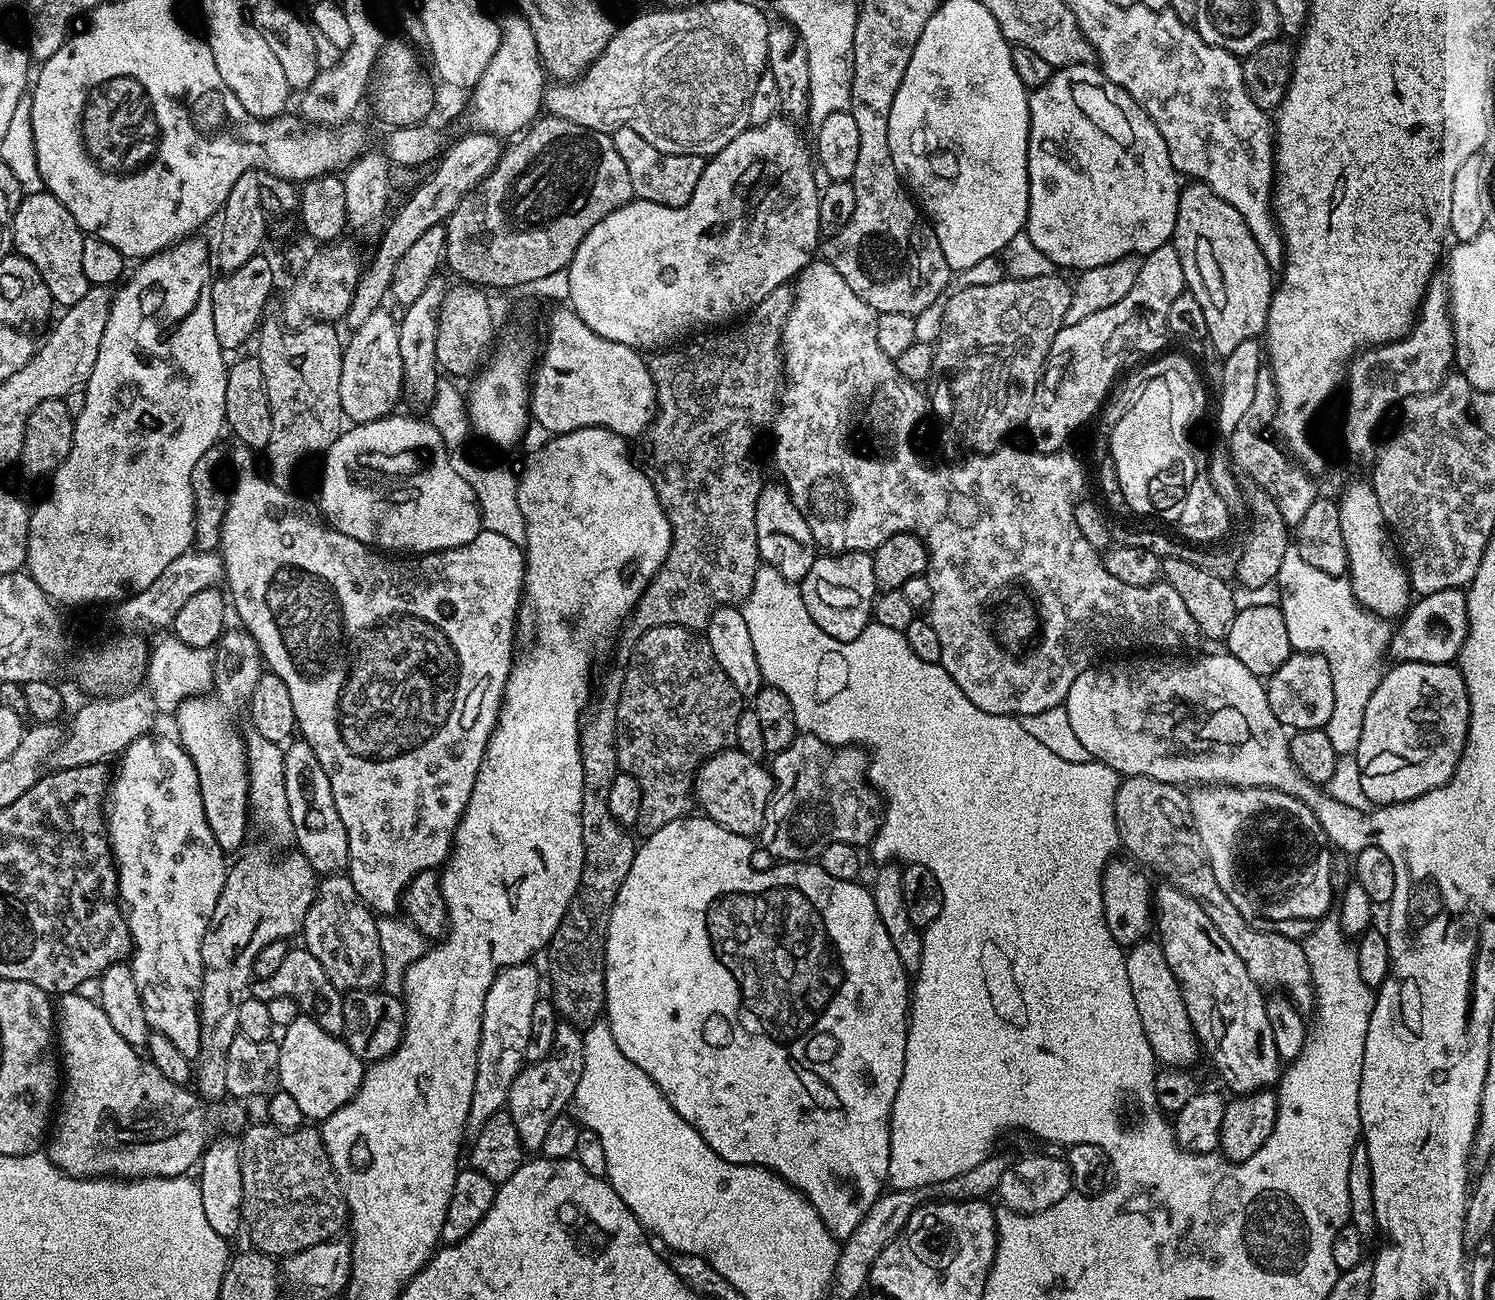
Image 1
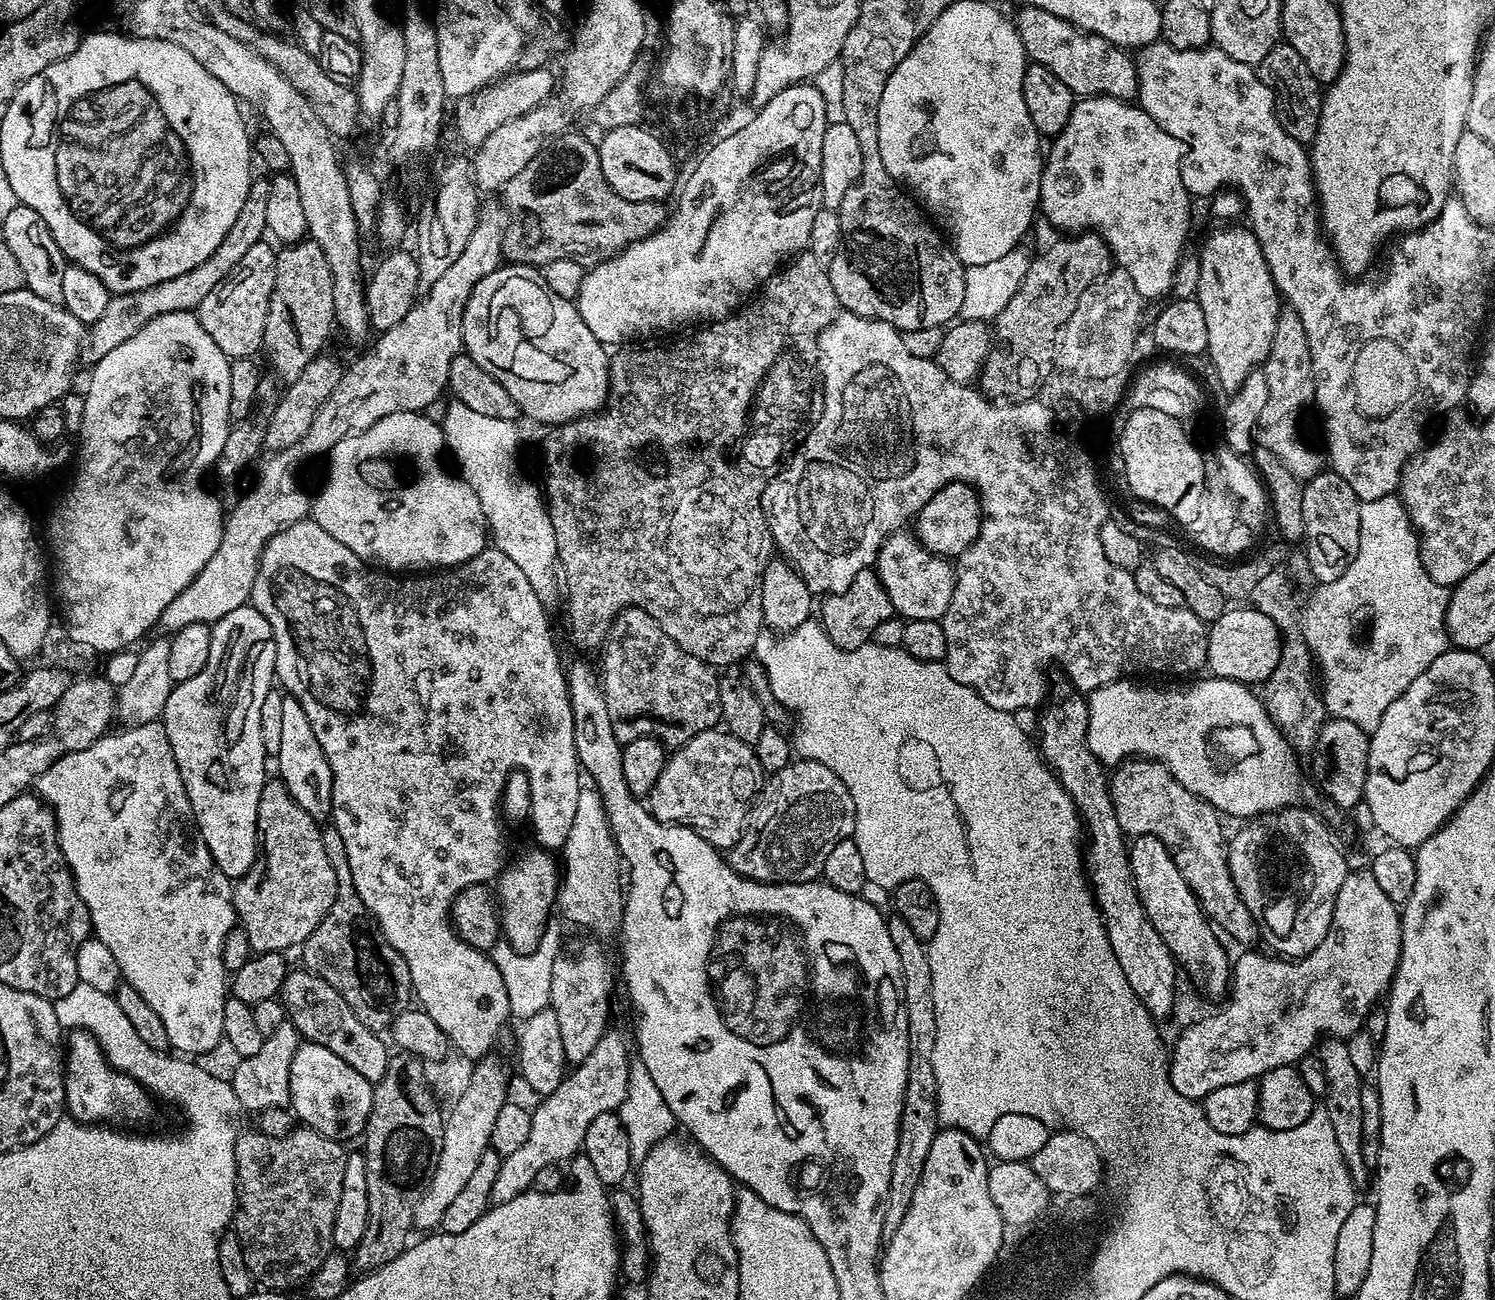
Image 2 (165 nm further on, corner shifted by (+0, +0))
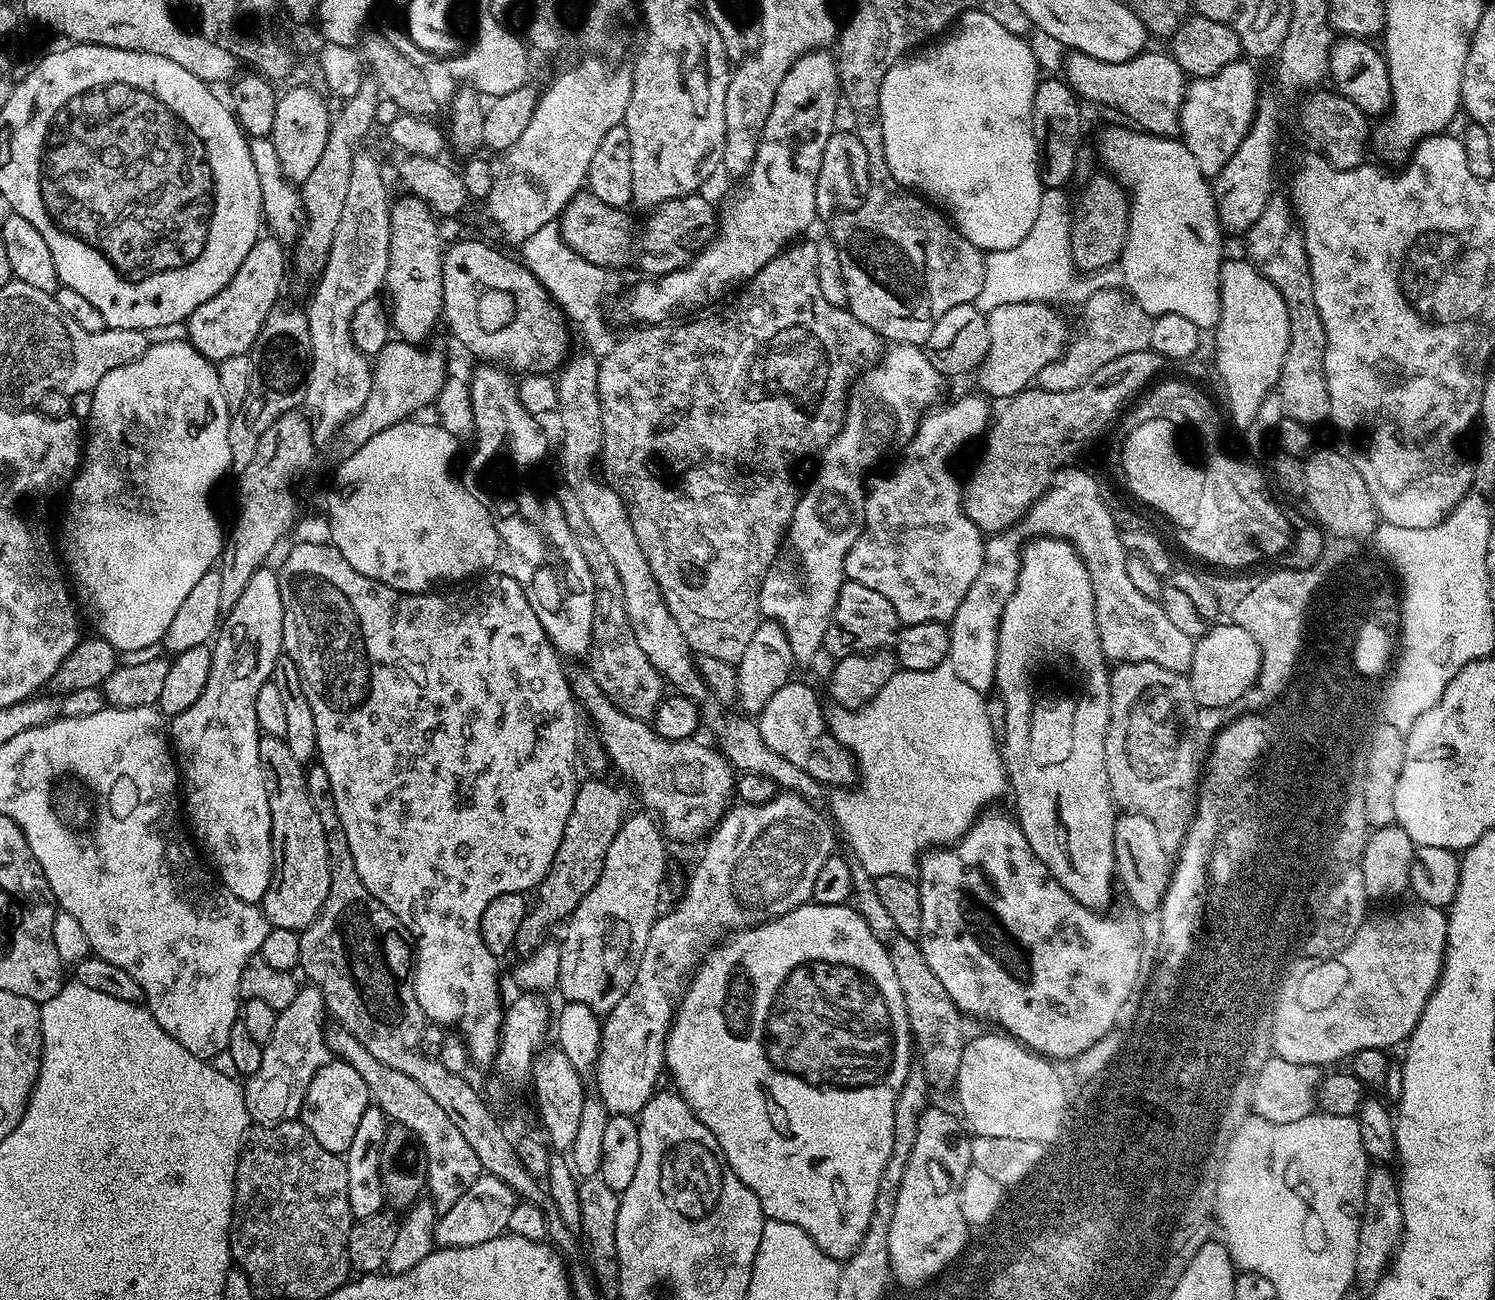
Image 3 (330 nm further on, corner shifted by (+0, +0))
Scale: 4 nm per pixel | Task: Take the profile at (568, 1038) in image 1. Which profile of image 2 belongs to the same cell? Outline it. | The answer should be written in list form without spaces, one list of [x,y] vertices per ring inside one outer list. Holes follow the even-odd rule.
[[[588,938],[573,952],[560,954],[551,971],[549,1002],[558,1018],[562,1047],[572,1066],[582,1063],[610,1028],[608,1003],[612,1000],[612,987],[618,984],[618,980],[612,977],[612,960],[604,953],[604,948],[603,943]]]

